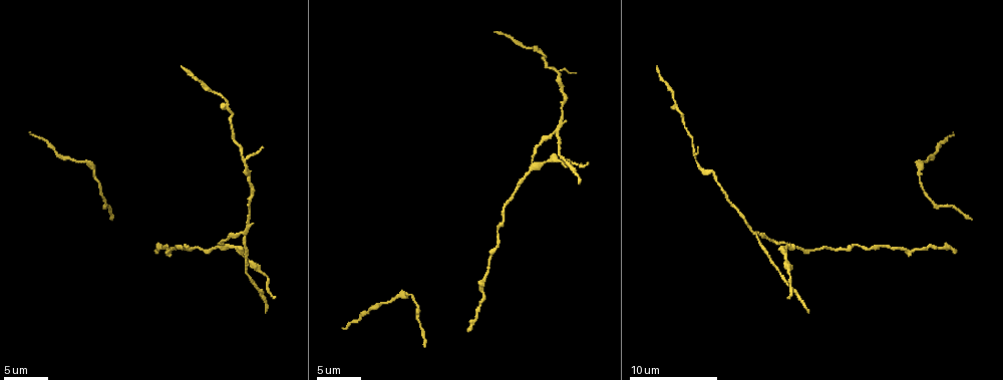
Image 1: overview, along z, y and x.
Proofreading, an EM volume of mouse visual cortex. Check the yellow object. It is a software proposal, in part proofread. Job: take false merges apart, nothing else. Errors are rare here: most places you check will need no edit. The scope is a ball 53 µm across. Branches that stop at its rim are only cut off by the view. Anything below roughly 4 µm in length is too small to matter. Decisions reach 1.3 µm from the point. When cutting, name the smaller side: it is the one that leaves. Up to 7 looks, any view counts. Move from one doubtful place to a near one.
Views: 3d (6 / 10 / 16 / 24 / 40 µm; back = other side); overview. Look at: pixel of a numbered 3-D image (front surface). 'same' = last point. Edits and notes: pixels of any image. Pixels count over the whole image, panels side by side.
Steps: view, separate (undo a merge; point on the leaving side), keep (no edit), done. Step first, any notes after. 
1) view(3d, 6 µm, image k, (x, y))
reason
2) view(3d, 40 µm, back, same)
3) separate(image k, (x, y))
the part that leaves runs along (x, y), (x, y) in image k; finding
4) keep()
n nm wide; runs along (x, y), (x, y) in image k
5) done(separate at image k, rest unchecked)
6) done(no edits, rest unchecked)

view(3d, 6 µm, image 1, (222, 247))

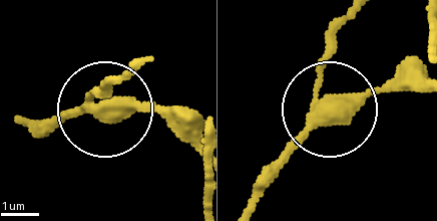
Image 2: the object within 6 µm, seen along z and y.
keep()
side arm 9 µm; runs along (18, 119), (98, 108), (200, 119) in image 2; one neuron here

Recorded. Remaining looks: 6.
view(3d, 6 µm, image 1, (755, 233))
a fork

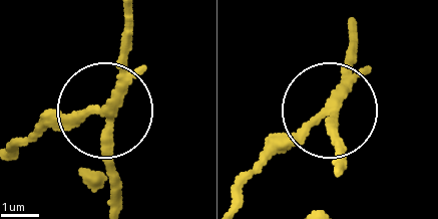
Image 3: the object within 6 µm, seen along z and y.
separate(image 3, (121, 57))
the part that leaves runs along (112, 100), (128, 17) in image 3; a second neuron is stuck on

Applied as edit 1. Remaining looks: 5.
view(3d, 16 µm, image 1, (398, 297))
calibre changes

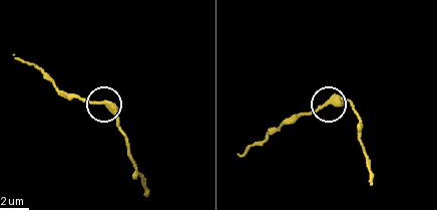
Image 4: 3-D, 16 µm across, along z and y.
keep()
one neuron here

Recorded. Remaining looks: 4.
done(separate at image 3, rest unchecked)

